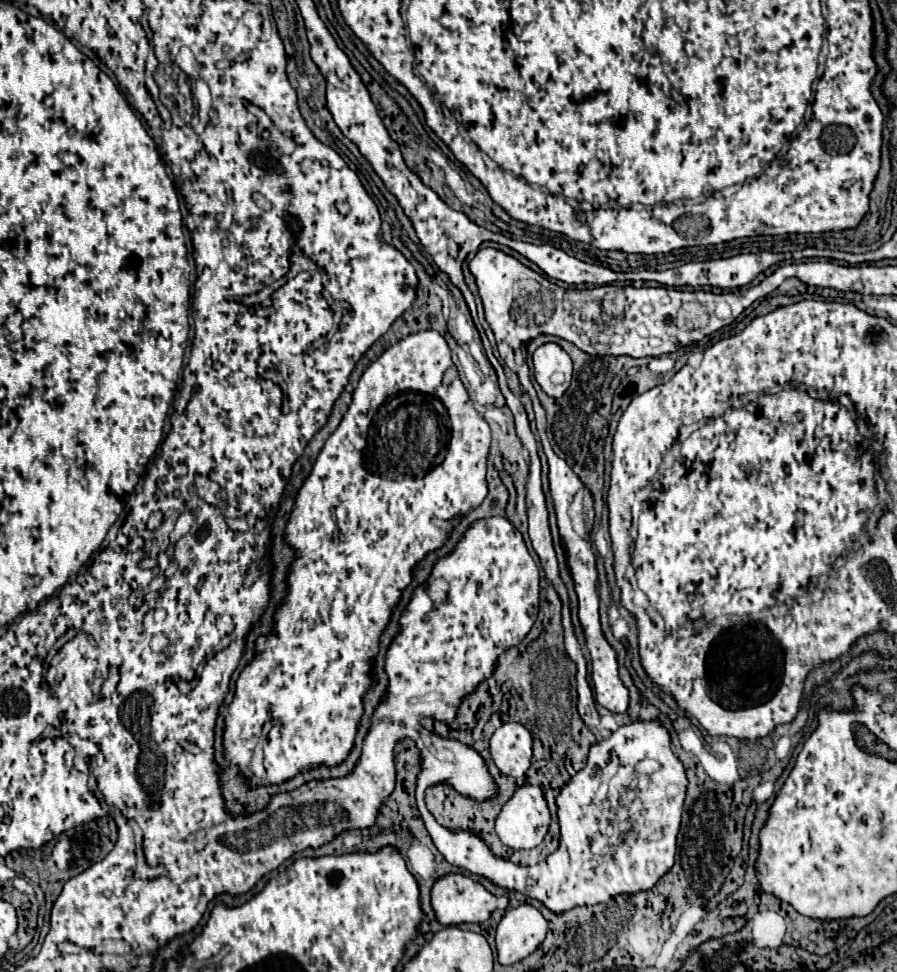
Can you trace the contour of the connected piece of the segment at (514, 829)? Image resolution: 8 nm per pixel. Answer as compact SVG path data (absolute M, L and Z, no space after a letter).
M518 787L514 791L514 795L506 801L502 811L498 813L494 825L496 825L494 829L496 829L498 837L500 837L500 841L506 847L532 849L536 845L540 845L544 835L548 833L548 827L550 827L550 813L548 813L542 789L540 787Z

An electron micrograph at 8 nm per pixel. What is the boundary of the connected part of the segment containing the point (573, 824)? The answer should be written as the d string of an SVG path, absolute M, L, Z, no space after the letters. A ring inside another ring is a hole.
M636 721L636 723L624 725L620 731L622 731L620 737L612 737L602 741L602 743L592 745L585 770L578 771L563 786L556 798L561 836L559 847L533 867L520 867L520 865L508 863L504 859L496 859L490 853L488 845L480 843L480 839L476 839L476 835L472 835L470 831L460 831L460 835L452 835L452 831L438 825L436 819L432 817L432 813L426 809L424 789L430 787L432 783L452 783L452 787L456 787L456 791L462 791L464 795L470 795L472 799L494 797L498 789L496 789L494 779L490 777L490 773L486 769L486 763L478 757L478 765L468 765L468 771L440 769L438 761L434 757L436 753L420 753L420 773L418 773L418 781L416 781L416 803L418 803L418 811L424 819L424 825L430 833L434 845L438 847L438 851L444 855L444 859L450 865L456 865L464 871L470 871L472 875L480 875L506 891L516 891L516 893L522 893L526 897L538 899L552 913L564 913L564 911L570 911L572 907L578 907L578 905L598 905L598 903L610 901L616 895L632 895L632 893L652 889L674 865L676 835L680 831L684 791L686 791L688 779L686 779L686 773L684 773L680 759L670 749L670 735L660 721L648 721L648 723ZM604 749L608 753L616 753L620 759L618 771L612 775L612 779L608 779L608 783L604 783L604 763L608 763L608 755L604 755ZM624 839L626 839L626 853L618 853L618 857L614 857L614 853L620 849Z

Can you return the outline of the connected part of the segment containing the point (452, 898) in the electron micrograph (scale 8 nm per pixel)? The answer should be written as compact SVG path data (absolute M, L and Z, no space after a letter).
M456 873L434 883L432 907L442 925L483 923L498 909L498 899L478 881Z

